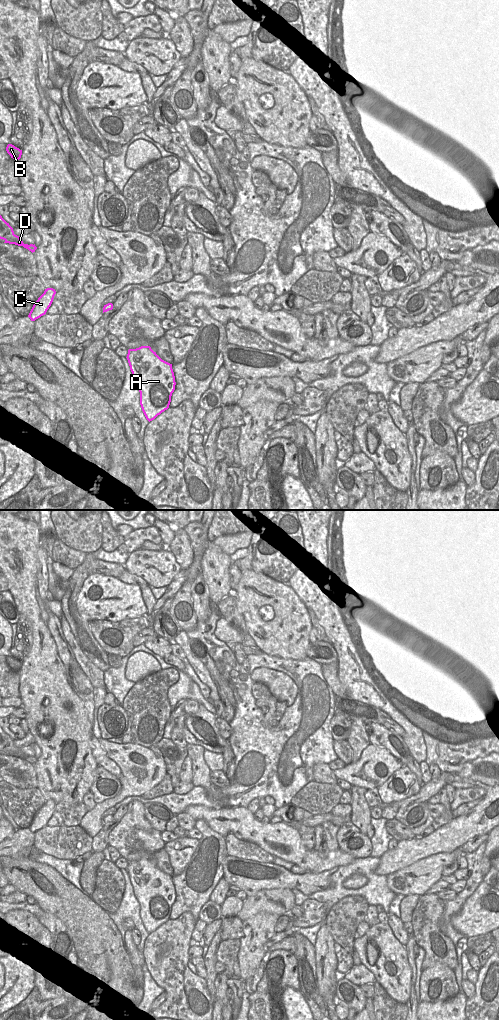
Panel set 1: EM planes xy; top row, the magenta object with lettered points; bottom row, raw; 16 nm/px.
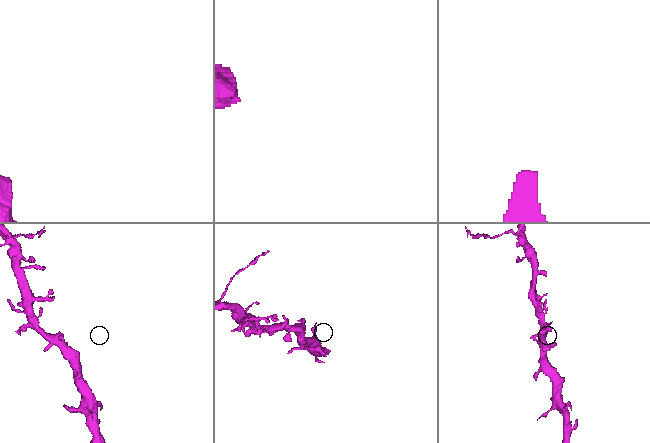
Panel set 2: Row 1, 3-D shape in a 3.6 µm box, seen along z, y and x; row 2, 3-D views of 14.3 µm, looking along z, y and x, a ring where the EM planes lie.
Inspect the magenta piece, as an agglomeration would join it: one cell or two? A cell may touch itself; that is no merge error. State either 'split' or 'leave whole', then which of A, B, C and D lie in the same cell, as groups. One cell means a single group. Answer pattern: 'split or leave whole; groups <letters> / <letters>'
leave whole; groups A B C D

